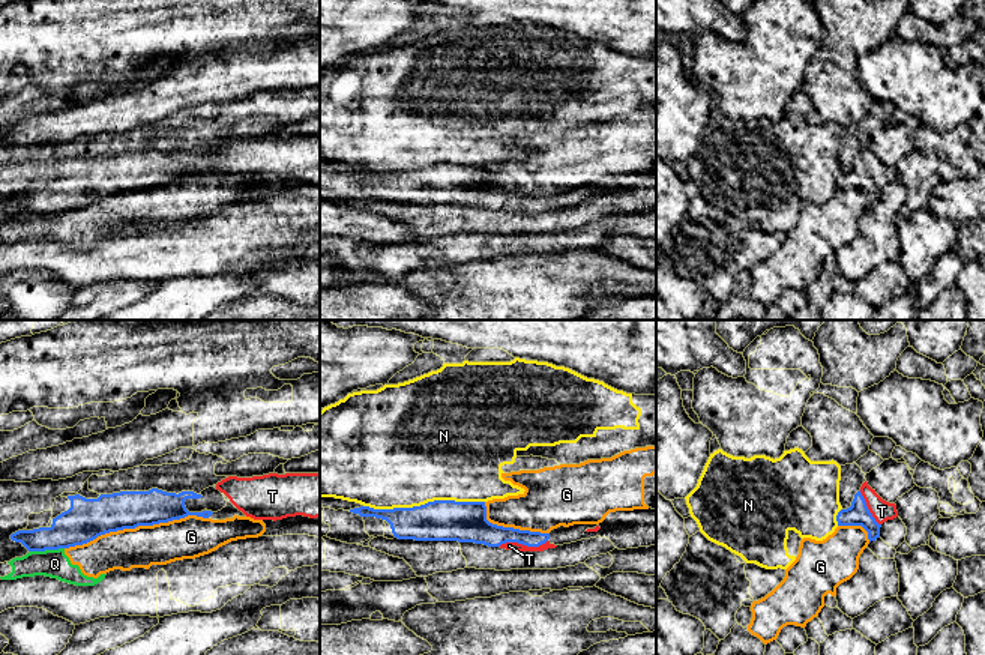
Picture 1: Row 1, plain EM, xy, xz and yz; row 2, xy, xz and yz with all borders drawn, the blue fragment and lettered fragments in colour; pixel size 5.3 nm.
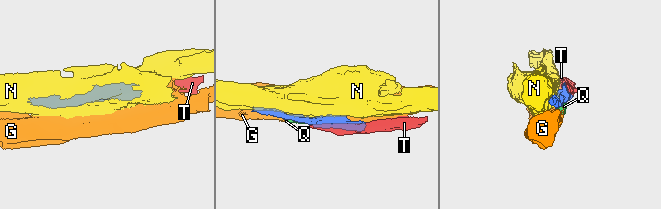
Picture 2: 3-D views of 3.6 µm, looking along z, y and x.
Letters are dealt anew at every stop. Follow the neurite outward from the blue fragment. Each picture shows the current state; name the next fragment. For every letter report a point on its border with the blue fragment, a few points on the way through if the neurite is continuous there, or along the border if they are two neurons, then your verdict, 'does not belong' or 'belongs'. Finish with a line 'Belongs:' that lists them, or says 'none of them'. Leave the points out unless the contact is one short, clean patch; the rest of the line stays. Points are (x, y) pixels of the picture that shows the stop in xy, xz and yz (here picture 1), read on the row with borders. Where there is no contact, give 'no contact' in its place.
G: xy (135, 526) | does not belong
N: xz (425, 504) | does not belong
Q: xy (47, 549) | along xy (63, 547), (30, 552) | does not belong
T: xz (523, 544) | belongs
Belongs: T

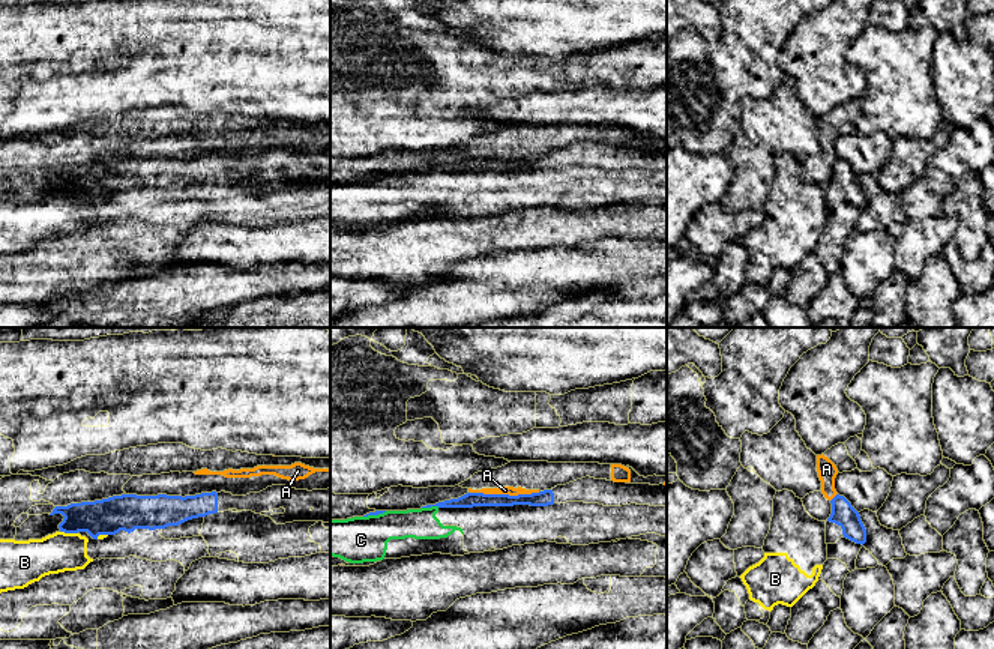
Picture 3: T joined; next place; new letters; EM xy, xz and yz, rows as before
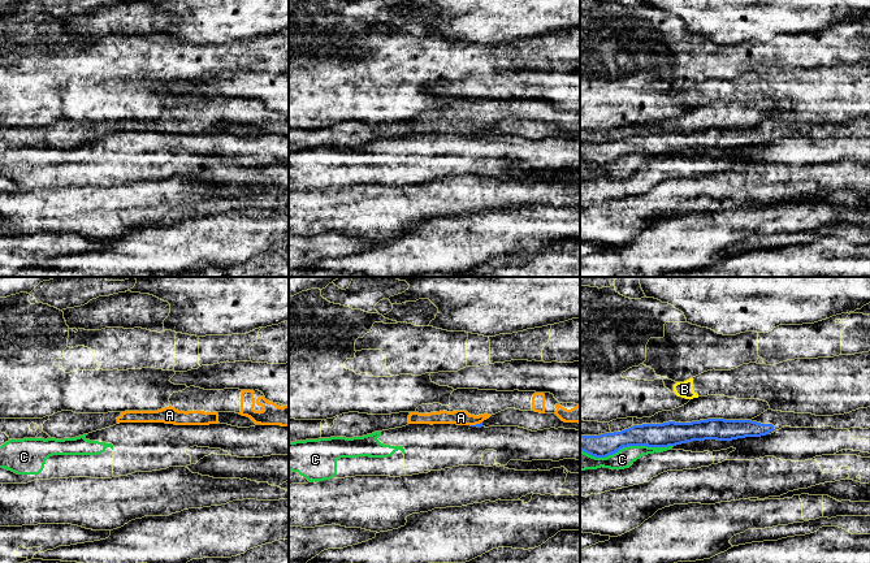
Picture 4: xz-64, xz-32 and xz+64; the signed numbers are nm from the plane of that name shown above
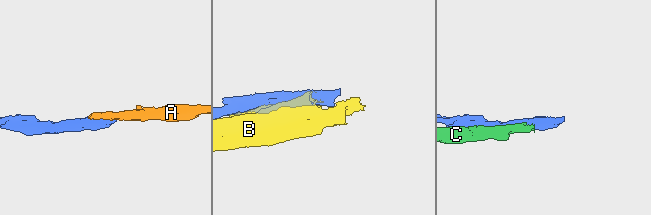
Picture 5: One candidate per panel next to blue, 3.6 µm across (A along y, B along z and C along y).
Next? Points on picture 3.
A: xz (505, 495) | along xz (539, 492), (527, 495), (470, 493) | does not belong
B: xy (69, 532) | does not belong
C: xz (430, 507) | does not belong
Belongs: none of them

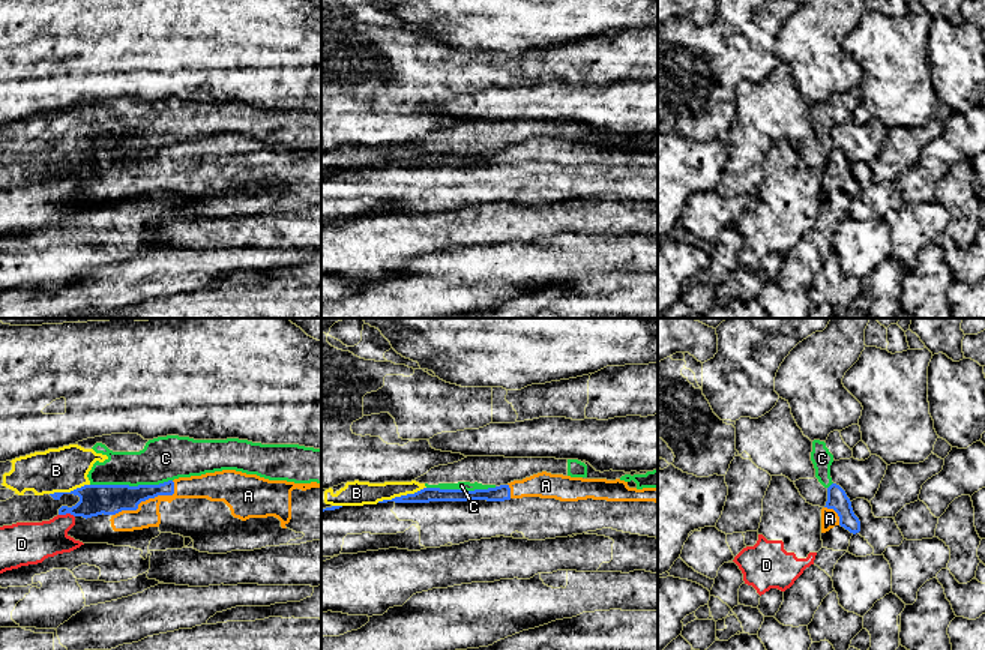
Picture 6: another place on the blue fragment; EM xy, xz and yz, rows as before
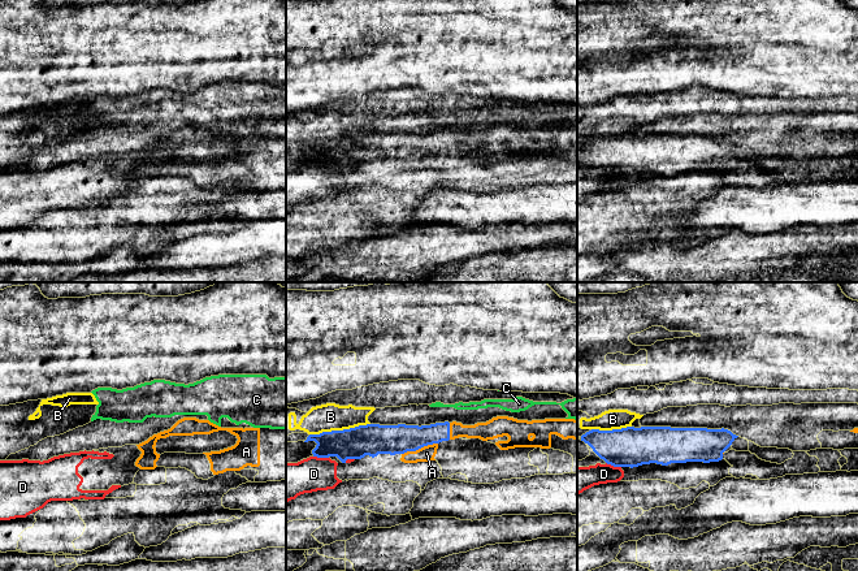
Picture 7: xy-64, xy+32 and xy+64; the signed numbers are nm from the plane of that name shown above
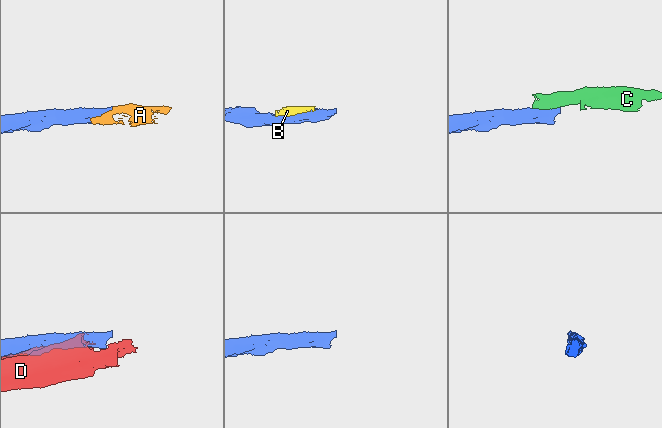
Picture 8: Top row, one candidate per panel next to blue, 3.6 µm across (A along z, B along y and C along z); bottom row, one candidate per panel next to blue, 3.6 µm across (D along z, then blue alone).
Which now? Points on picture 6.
A: xy (147, 499) | across xy (101, 499), (147, 499), (147, 514) | belongs
B: xz (401, 496) | along xz (425, 487), (377, 502) | does not belong
C: xy (131, 487) | along xy (171, 479), (162, 484), (90, 485) | does not belong
D: xy (66, 512) | does not belong
Belongs: A

